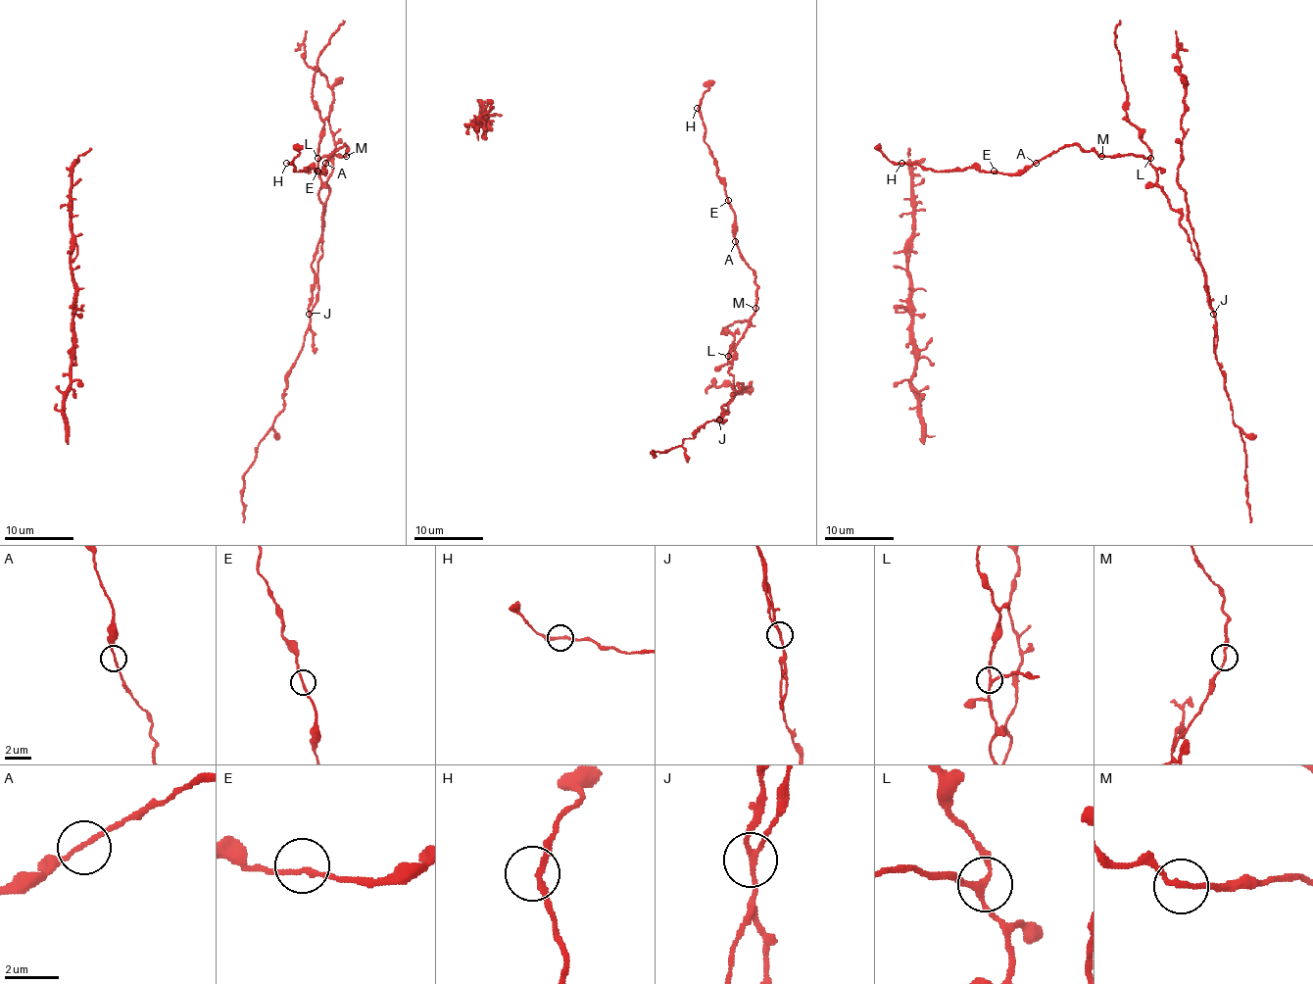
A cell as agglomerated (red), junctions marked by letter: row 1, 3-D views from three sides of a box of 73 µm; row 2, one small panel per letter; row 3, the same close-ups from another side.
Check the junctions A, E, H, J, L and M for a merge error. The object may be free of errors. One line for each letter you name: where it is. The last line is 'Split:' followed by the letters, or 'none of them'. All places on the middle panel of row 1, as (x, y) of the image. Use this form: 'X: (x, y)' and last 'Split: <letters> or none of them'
J: (719, 419)
Split: J

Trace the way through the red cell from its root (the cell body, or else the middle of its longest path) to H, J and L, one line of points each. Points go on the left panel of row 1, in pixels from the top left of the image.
H: (317, 172), (313, 169), (295, 172), (294, 167), (286, 163)
J: (317, 172), (348, 146), (344, 156), (317, 163), (323, 232), (310, 313)
L: (317, 172), (325, 173), (326, 160), (339, 147), (348, 146), (344, 156), (325, 155), (317, 158)

